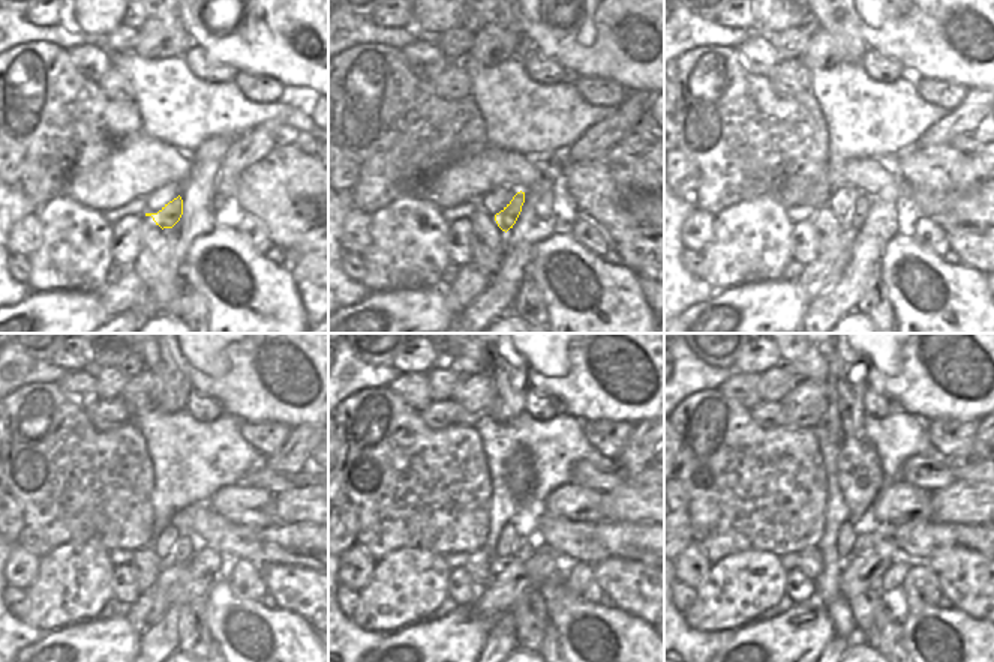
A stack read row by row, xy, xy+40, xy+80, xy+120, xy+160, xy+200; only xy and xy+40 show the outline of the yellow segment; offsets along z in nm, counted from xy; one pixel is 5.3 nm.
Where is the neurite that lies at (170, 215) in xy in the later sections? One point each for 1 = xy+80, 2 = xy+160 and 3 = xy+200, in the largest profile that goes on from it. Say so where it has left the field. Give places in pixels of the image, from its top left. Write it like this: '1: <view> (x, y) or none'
1: xy+80 (855, 218)
2: xy+160 (526, 545)
3: xy+200 (867, 539)

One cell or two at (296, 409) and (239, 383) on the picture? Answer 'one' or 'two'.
one

